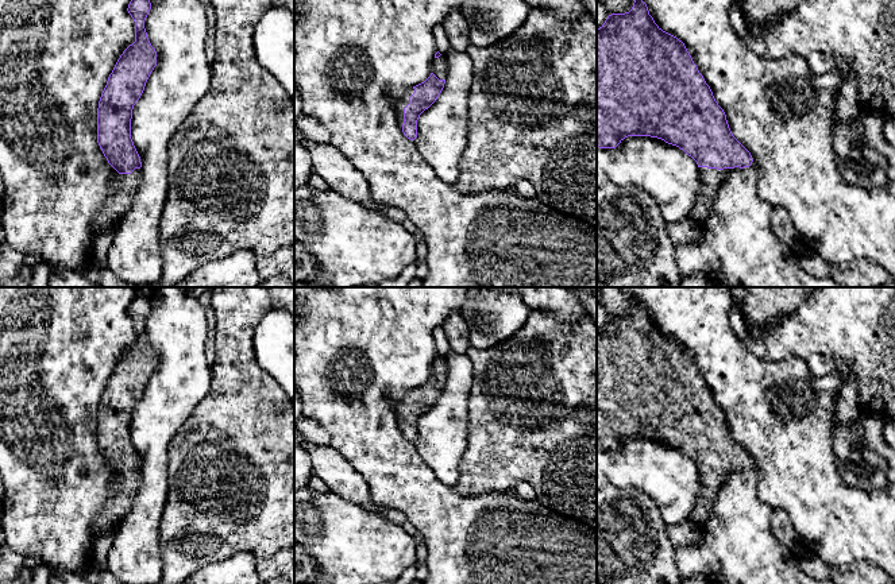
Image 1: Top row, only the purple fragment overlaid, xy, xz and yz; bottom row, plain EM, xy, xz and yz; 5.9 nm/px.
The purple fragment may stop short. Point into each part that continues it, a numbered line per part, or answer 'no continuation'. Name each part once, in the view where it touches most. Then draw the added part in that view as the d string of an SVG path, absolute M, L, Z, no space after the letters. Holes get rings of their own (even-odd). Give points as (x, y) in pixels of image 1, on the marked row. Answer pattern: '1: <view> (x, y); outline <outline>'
1: xz (404, 100); outline M410 88L408 89L402 97L400 98L398 104L397 104L397 120L398 124L402 129L402 124L404 124L404 108L409 104L409 97L414 93L414 89Z

